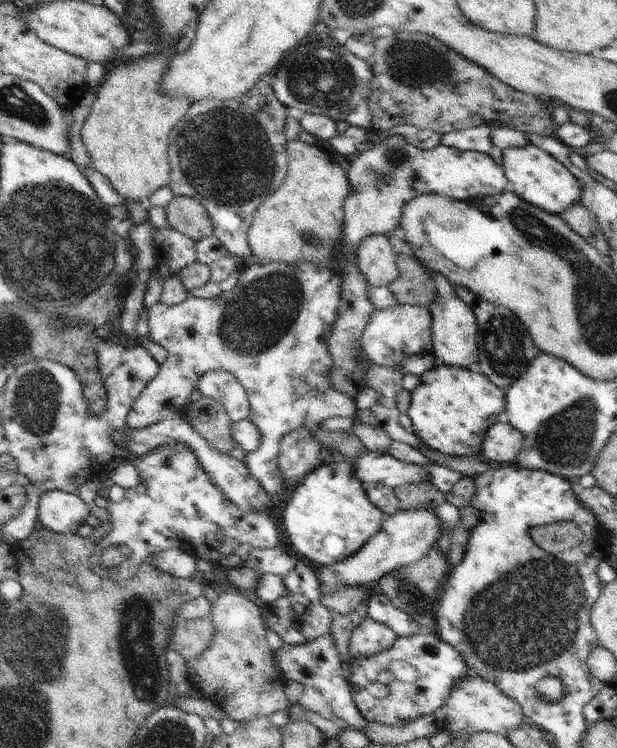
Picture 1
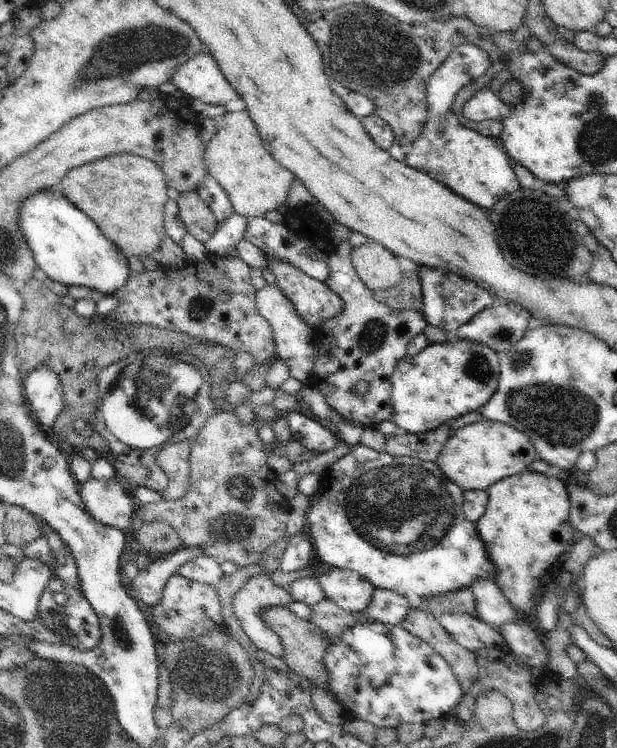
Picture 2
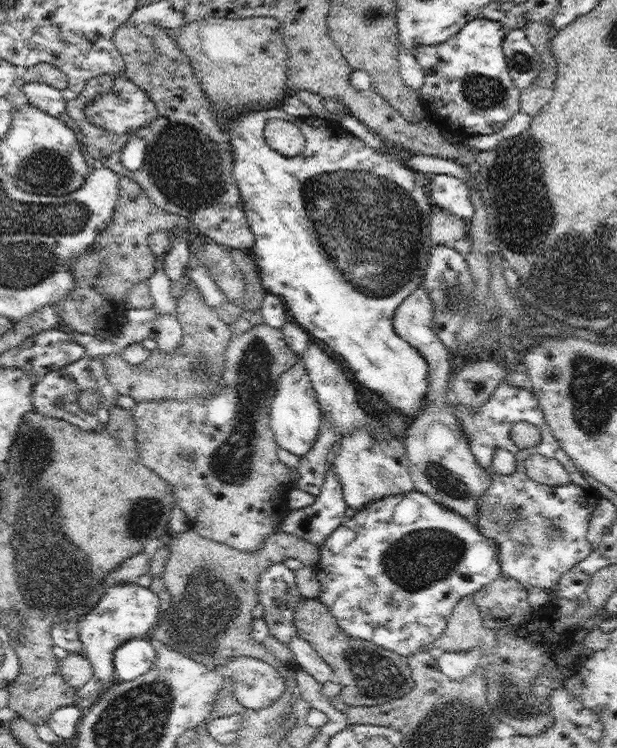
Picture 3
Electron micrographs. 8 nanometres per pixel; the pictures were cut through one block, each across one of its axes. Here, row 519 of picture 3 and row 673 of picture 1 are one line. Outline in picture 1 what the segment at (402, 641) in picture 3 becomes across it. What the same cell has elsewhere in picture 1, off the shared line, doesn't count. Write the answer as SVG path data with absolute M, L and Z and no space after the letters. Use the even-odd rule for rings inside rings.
M435 631L397 637L392 648L370 658L352 658L345 670L358 712L368 722L392 726L436 712L448 700L456 682L470 672L456 648L439 638Z

